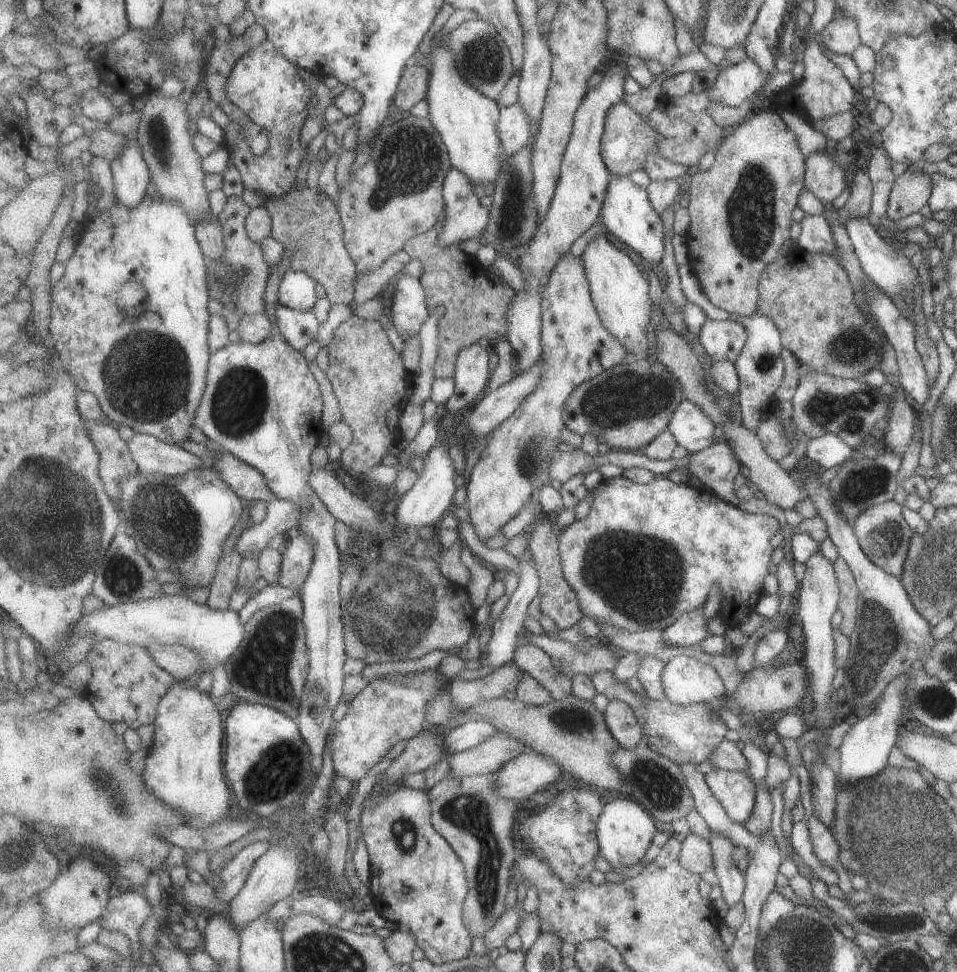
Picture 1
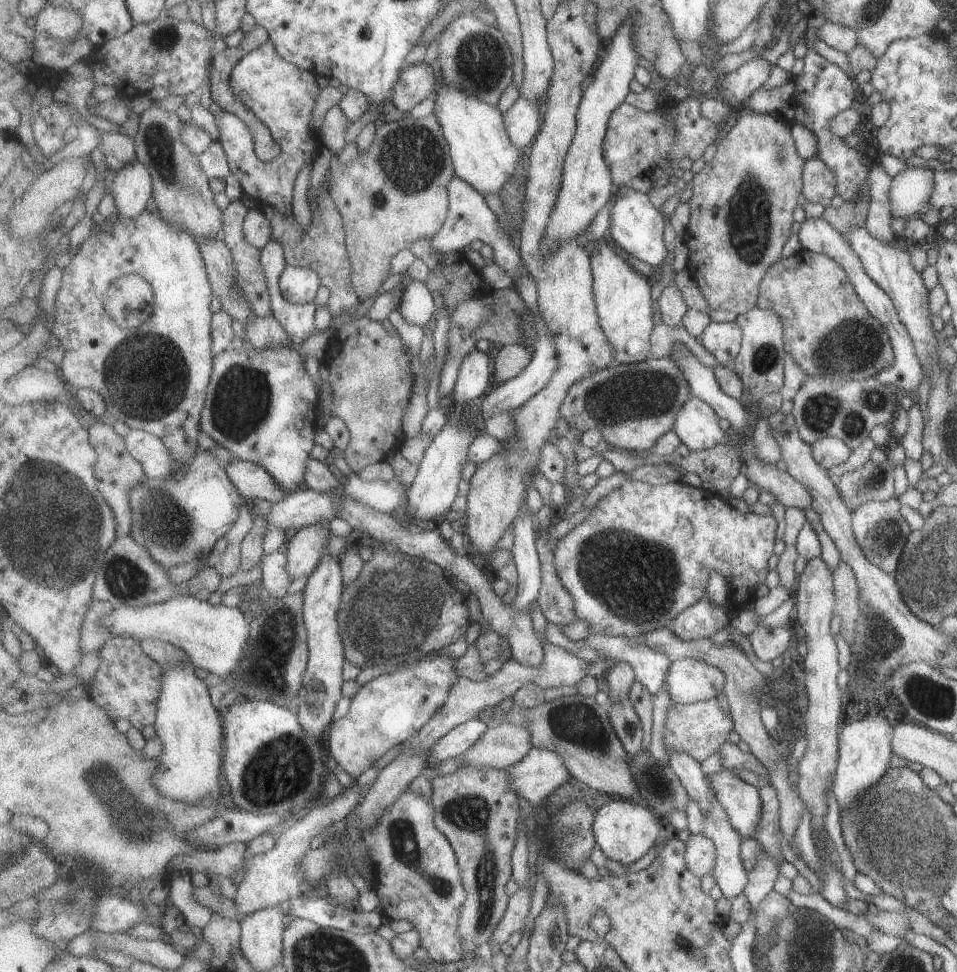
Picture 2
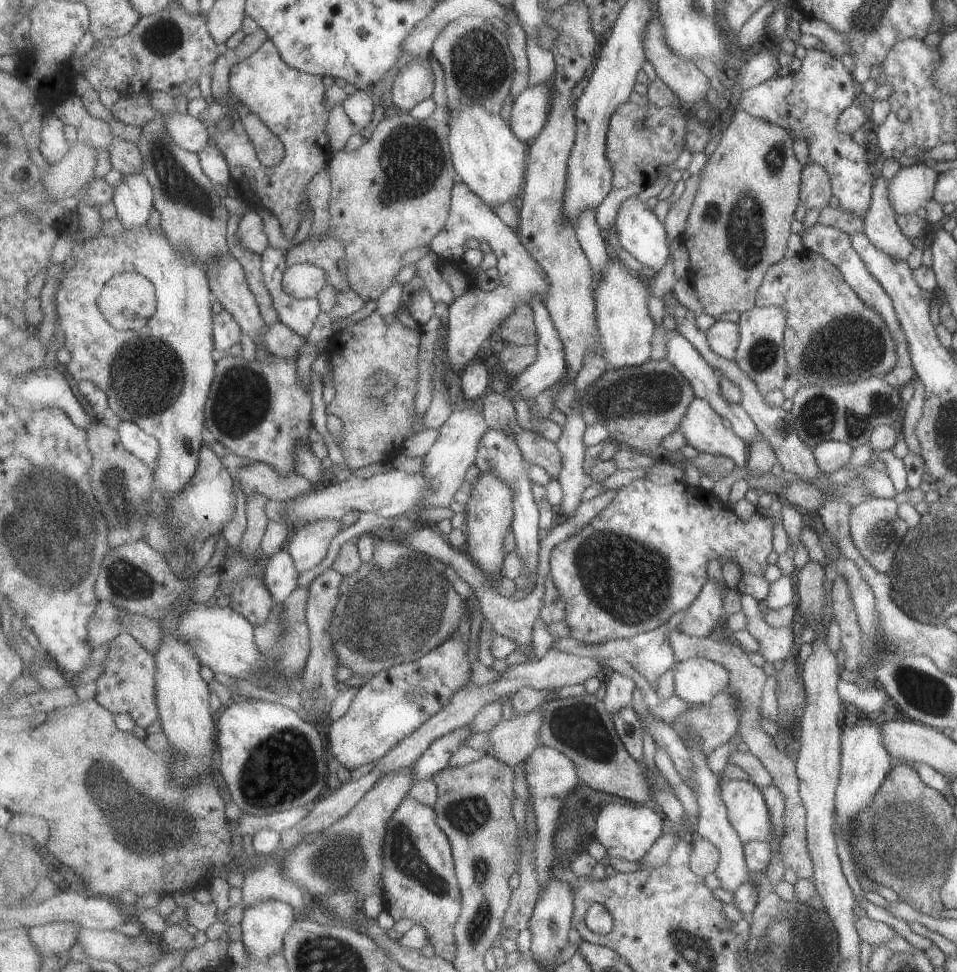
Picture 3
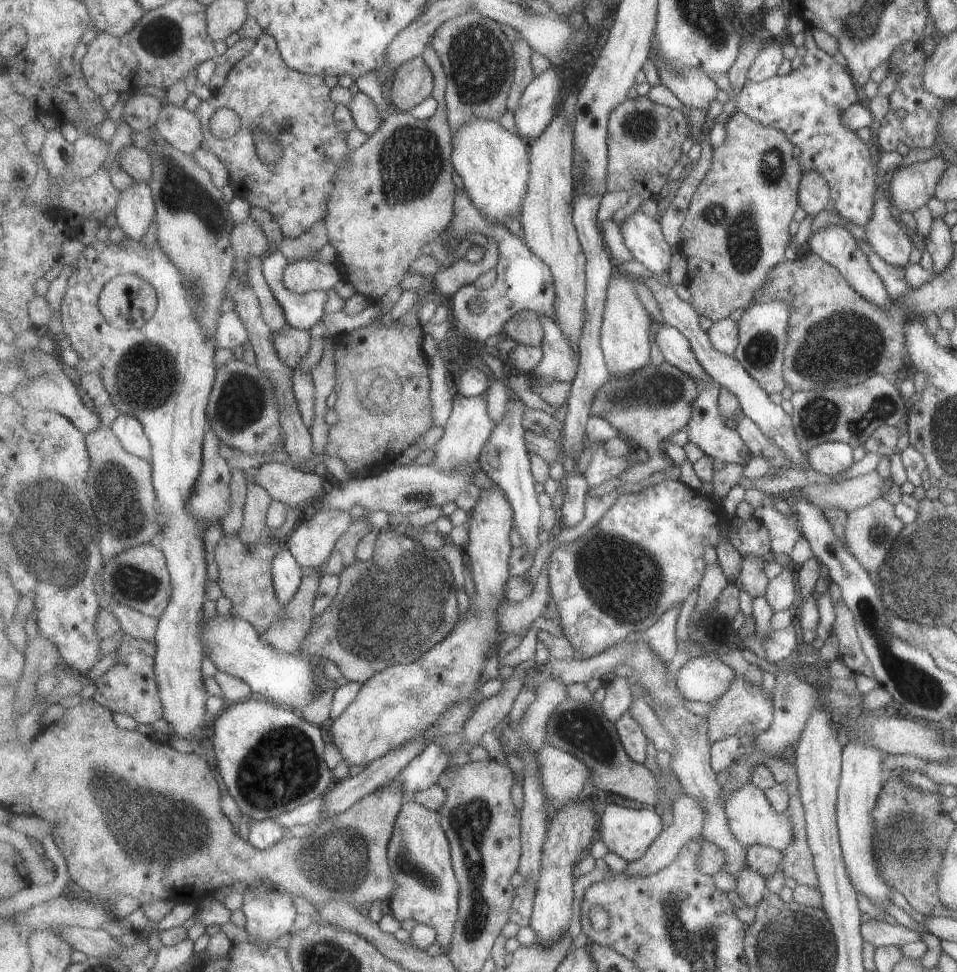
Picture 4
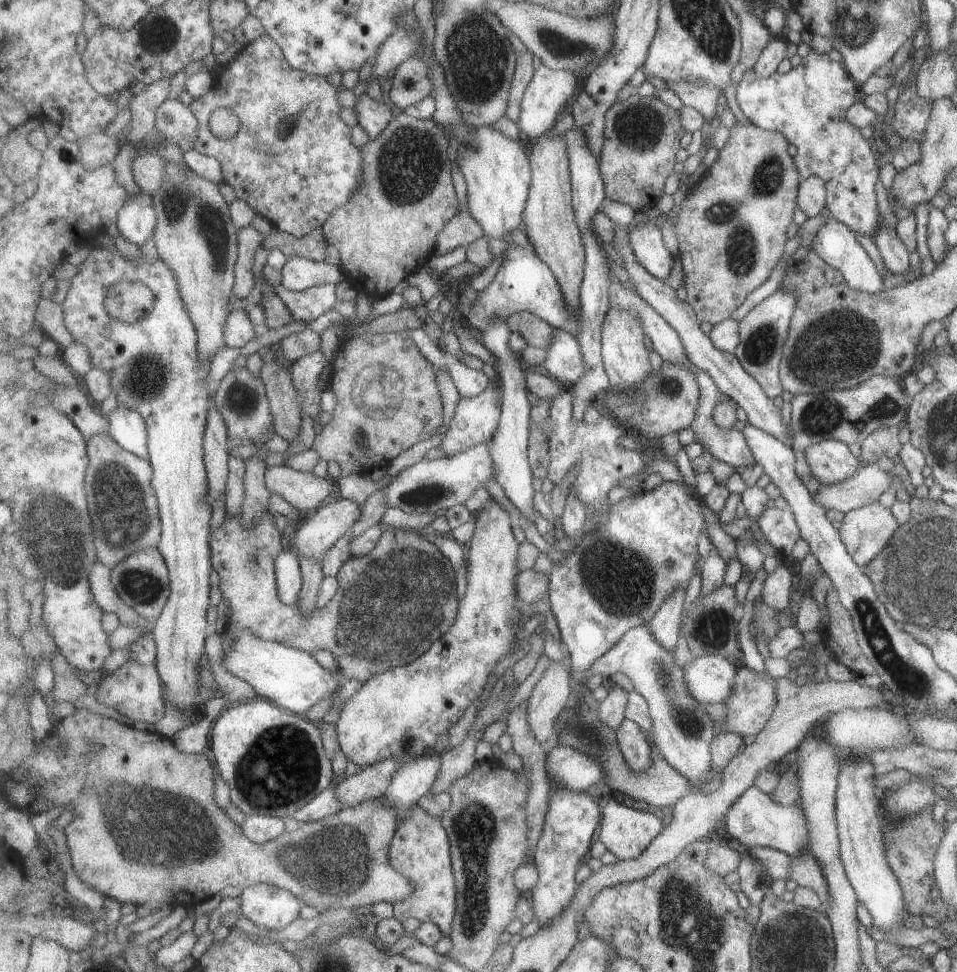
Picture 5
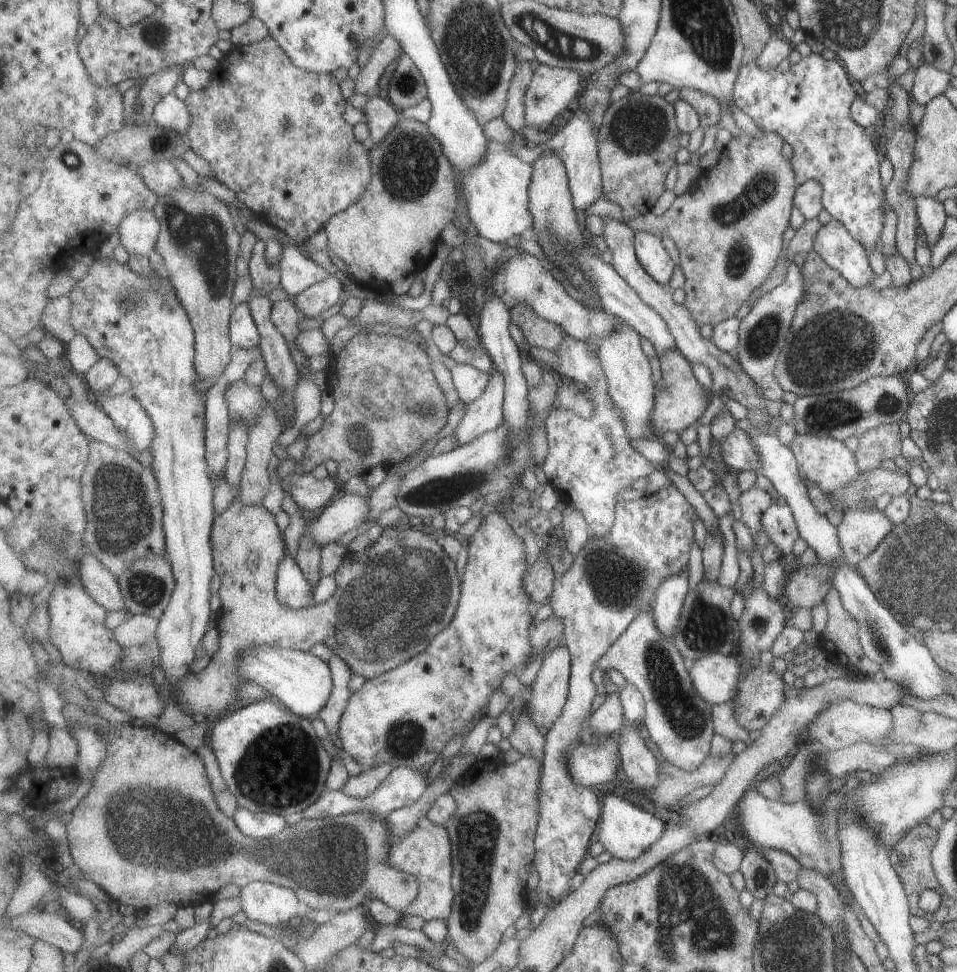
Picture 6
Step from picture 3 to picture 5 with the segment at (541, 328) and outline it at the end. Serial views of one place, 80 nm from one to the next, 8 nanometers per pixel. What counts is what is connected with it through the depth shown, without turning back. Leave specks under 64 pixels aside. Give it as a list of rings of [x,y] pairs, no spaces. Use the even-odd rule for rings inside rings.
[[[555,329],[553,346],[549,346],[549,356],[541,366],[548,376],[561,384],[572,385],[585,376],[585,360],[583,348],[578,336]]]

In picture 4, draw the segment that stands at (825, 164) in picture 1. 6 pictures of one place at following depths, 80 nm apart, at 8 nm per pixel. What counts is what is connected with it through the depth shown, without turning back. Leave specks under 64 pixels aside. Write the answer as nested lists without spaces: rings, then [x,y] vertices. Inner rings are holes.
[[[803,172],[800,183],[800,208],[809,216],[819,215],[831,198],[830,186],[823,174],[819,172]]]

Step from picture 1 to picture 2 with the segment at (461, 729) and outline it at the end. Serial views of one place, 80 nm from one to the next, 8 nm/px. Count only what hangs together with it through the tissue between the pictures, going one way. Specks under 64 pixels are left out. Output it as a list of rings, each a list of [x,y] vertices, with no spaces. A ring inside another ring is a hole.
[[[477,718],[456,726],[428,750],[428,768],[444,760],[461,756],[489,730],[489,727],[485,721]]]

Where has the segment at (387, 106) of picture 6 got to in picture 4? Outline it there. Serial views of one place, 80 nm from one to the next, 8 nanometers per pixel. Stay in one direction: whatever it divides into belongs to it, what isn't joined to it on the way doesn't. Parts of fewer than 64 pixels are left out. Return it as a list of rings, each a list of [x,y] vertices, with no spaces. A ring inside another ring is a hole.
[[[354,91],[353,98],[349,103],[355,118],[356,128],[365,135],[371,136],[378,132],[386,119],[386,112],[379,109],[376,101],[360,91]]]

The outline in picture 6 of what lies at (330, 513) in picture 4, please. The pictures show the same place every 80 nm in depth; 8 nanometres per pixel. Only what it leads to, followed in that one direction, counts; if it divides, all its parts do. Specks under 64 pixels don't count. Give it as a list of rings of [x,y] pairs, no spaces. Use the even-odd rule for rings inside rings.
[[[340,493],[330,506],[321,510],[306,530],[319,546],[328,546],[369,520],[370,496]]]

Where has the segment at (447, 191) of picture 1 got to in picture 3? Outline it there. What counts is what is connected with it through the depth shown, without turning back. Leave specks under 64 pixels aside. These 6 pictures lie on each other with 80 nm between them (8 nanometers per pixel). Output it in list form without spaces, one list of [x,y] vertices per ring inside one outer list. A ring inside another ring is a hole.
[[[458,180],[452,190],[450,217],[443,231],[432,240],[430,247],[437,260],[461,262],[469,240],[485,240],[497,255],[500,285],[492,291],[473,289],[449,303],[447,355],[450,367],[447,369],[459,374],[469,364],[479,350],[494,340],[497,328],[514,311],[517,305],[529,303],[533,297],[546,299],[549,288],[547,275],[541,265],[529,254],[519,234],[463,181]]]

